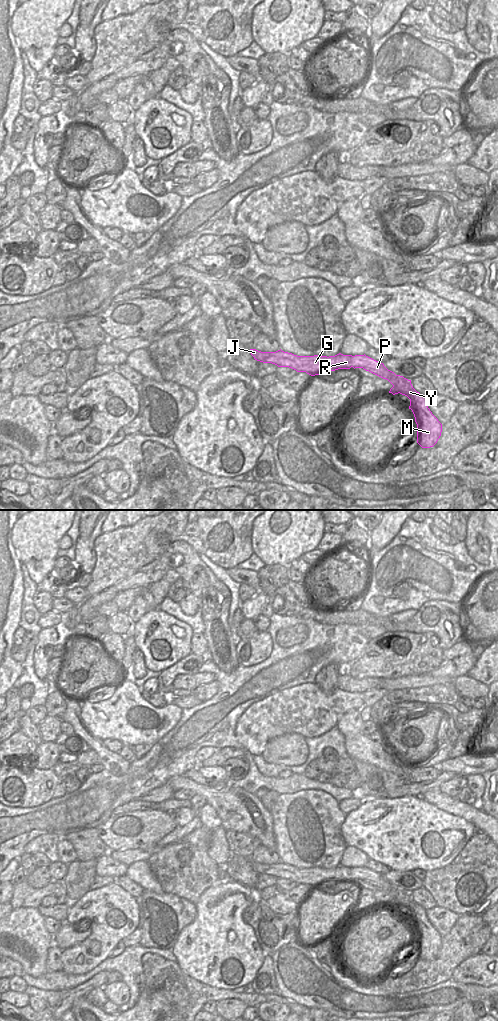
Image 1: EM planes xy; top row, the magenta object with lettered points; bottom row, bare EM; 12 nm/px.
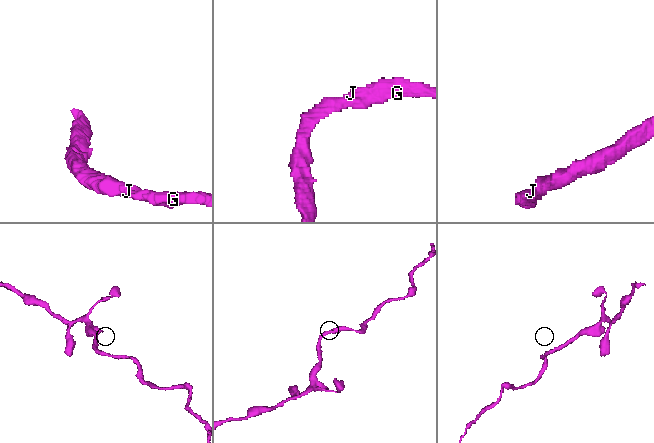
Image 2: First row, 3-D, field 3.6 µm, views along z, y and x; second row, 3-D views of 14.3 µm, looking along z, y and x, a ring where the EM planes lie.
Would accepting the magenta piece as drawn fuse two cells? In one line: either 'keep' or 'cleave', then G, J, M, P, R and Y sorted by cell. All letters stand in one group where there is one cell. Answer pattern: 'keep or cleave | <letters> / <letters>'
keep | G J M P R Y

